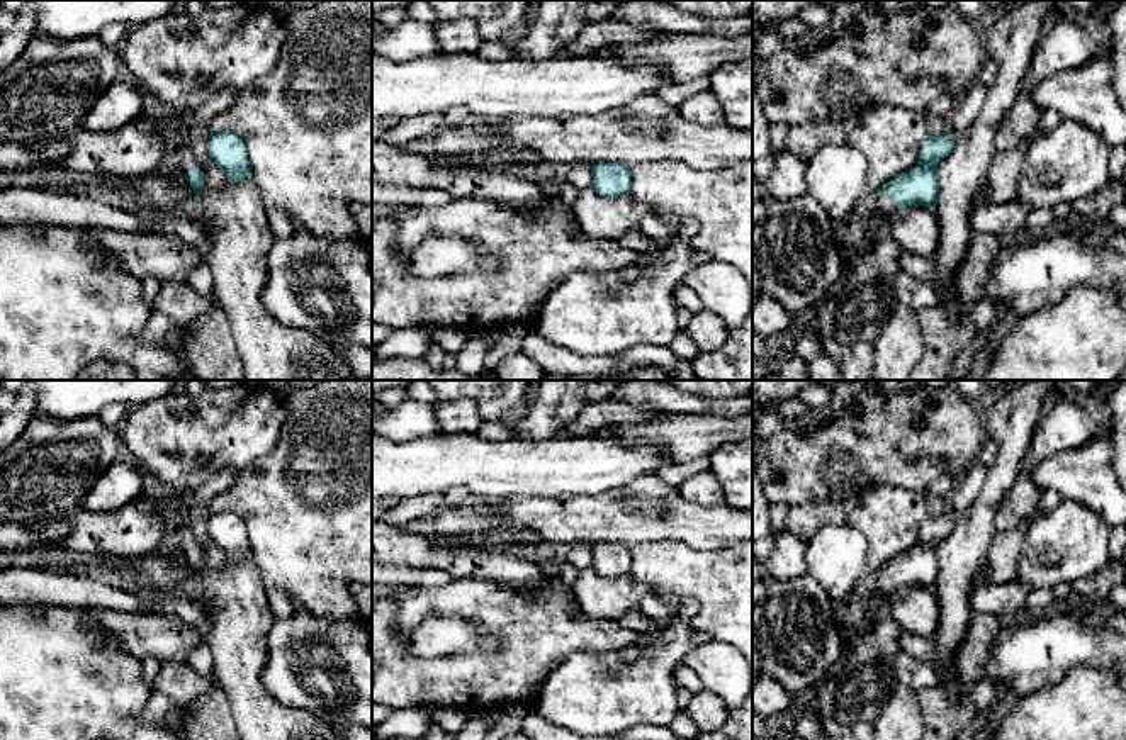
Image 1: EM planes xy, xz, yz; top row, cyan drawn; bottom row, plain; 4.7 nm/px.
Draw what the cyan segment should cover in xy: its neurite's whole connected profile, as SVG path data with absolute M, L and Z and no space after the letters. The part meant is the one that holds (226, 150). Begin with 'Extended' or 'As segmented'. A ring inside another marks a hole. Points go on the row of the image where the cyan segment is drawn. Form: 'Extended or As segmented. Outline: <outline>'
As segmented. Outline: M229 131L209 134L207 154L234 183L253 175L245 141Z

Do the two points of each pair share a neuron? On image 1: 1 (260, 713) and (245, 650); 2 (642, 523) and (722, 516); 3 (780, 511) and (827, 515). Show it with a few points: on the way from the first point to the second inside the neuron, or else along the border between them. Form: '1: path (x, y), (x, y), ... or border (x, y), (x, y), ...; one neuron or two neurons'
1: path (248, 698), (245, 666); one neuron
2: path (663, 523), (702, 523); one neuron
3: border (827, 501), (795, 504), (788, 511), (783, 530); two neurons

